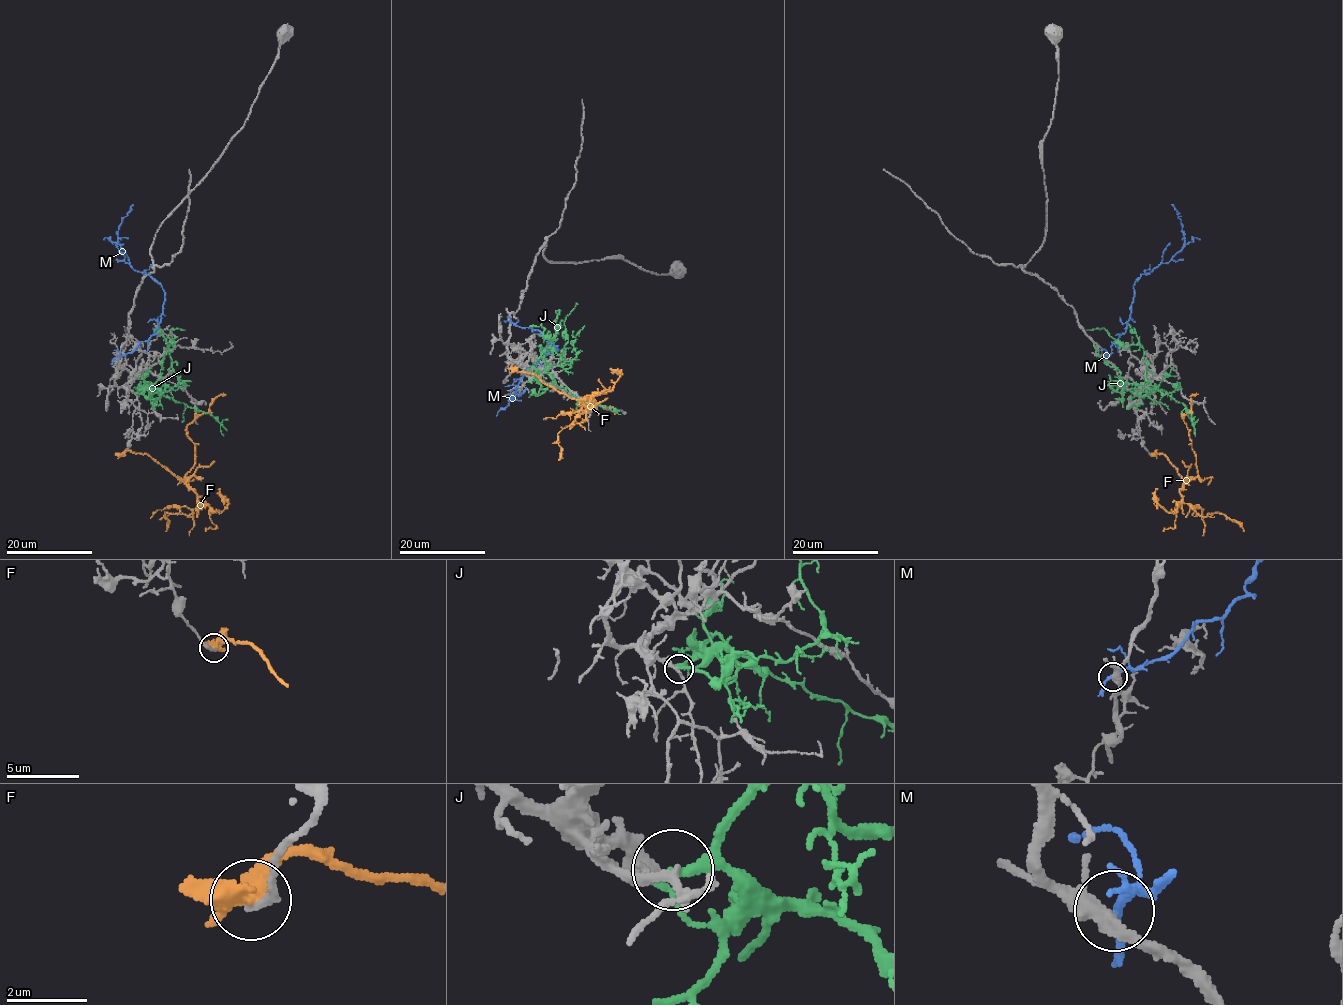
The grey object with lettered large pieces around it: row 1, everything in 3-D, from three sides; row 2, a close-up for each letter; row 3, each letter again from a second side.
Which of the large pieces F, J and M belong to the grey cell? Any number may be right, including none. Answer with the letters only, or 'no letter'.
J

